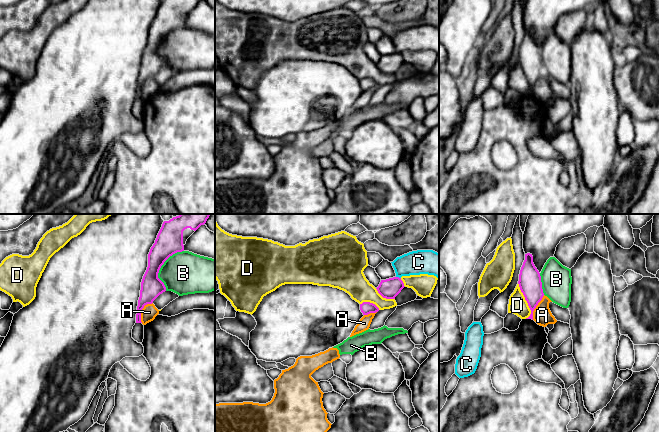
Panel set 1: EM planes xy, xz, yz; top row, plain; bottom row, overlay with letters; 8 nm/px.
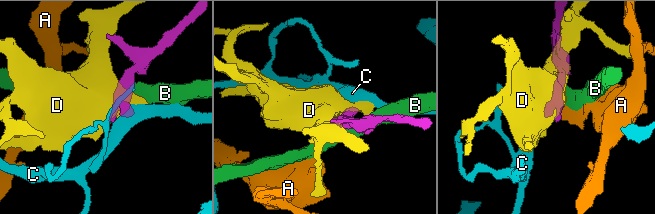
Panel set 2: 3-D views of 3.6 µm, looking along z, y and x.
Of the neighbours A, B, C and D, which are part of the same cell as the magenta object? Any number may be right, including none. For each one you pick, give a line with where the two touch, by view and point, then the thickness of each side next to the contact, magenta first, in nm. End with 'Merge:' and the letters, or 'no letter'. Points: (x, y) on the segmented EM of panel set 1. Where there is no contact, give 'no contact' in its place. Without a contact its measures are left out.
Merge: no letter

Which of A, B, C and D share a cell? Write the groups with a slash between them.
A / B / C / D

